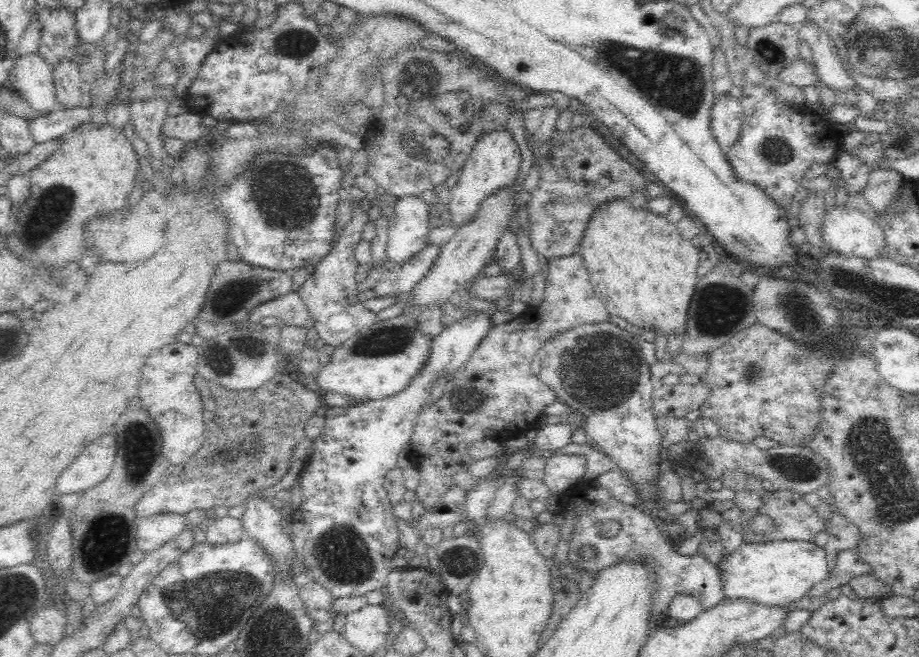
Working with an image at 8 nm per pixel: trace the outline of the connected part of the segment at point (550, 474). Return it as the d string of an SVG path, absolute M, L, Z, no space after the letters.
M549 453L542 480L548 485L550 492L562 494L584 481L587 468L586 457L582 454Z

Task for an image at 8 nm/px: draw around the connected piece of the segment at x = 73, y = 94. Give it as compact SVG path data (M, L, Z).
M62 60L52 69L56 101L59 110L73 110L83 106L86 101L80 92L80 70L71 60Z

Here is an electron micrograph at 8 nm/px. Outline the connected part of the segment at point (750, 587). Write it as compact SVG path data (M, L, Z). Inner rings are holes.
M811 541L744 542L717 564L724 599L740 599L770 607L788 607L831 574L825 549Z

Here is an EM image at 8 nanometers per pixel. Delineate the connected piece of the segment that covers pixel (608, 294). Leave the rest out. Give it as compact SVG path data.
M627 197L610 199L606 202L601 202L601 205L595 206L594 214L590 216L588 224L586 224L586 230L582 234L582 240L579 242L580 245L580 256L582 256L584 264L588 269L590 275L590 282L593 286L594 294L604 303L607 311L610 314L616 314L626 320L640 326L642 328L651 329L657 332L662 331L662 334L669 334L678 332L681 336L683 333L683 328L685 325L685 320L687 317L687 308L694 292L694 287L697 281L696 269L699 266L699 259L702 255L702 250L698 245L697 241L691 239L682 238L680 232L678 231L677 224L673 224L667 220L666 215L656 214L651 212L651 210L644 209L642 207L634 207L628 200Z

